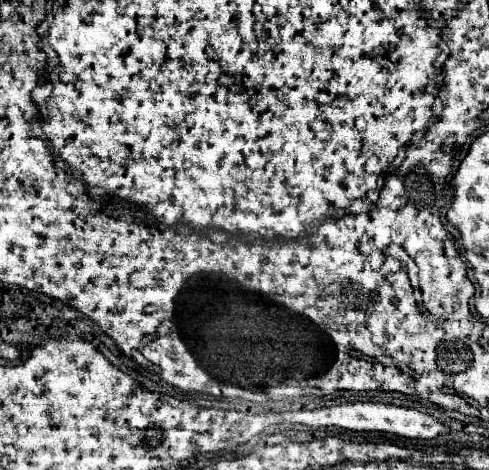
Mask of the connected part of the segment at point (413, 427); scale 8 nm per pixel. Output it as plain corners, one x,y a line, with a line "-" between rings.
345,403
337,407
317,409
317,427
327,427
327,425
349,429
349,431
383,431
407,439
433,439
449,431
445,425
441,425
435,417
427,413
407,409
407,407
397,407
397,405
385,405
385,403

